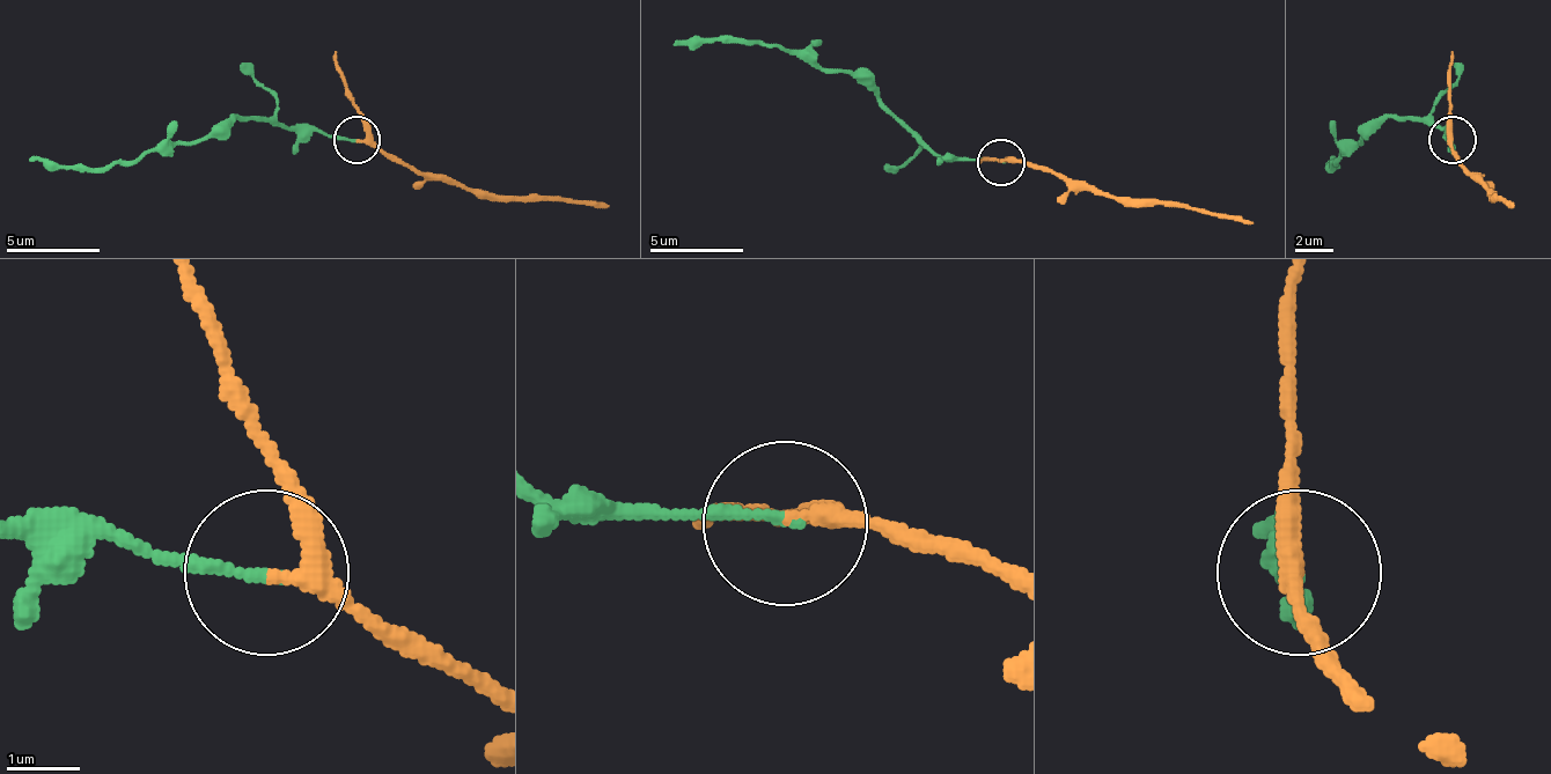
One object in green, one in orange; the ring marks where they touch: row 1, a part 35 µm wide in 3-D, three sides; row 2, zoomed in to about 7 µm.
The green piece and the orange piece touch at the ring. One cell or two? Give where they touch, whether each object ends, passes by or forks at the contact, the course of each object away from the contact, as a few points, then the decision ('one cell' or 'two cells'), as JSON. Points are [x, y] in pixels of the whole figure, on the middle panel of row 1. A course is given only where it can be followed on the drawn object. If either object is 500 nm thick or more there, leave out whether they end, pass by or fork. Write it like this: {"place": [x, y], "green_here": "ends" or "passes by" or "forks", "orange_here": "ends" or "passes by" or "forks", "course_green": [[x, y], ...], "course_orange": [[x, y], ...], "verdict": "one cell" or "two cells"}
{"place": [1000, 162], "green_here": "ends", "orange_here": "passes by", "course_green": [[1001, 163], [941, 159], [880, 97], [847, 74], [815, 69], [758, 42], [674, 42]], "course_orange": [[1001, 163], [1049, 168], [1067, 182], [1086, 182], [1123, 200], [1240, 214], [1255, 223]], "verdict": "one cell"}

